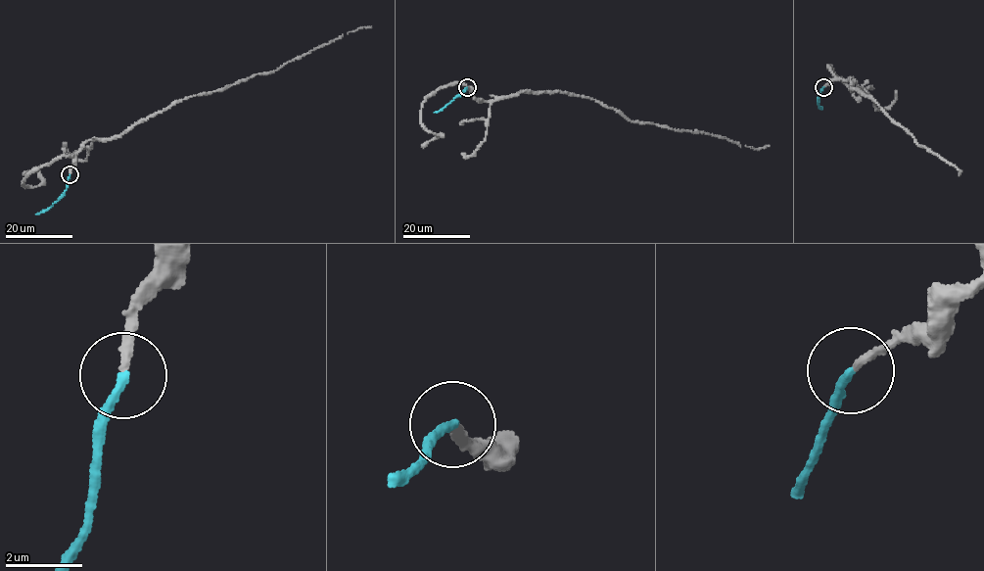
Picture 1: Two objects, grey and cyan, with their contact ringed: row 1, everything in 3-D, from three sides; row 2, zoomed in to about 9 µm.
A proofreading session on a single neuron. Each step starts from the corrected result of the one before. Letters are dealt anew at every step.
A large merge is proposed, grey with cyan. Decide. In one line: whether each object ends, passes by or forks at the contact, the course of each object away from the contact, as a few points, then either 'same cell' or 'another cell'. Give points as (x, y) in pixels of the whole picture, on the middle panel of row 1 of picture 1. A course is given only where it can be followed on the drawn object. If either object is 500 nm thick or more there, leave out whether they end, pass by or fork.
grey ends there; cyan ends there; grey runs (467, 88), (485, 101), (522, 92), (569, 93), (597, 101), (632, 120), (705, 132), (741, 146), (770, 145); cyan runs (467, 87), (434, 113); same cell

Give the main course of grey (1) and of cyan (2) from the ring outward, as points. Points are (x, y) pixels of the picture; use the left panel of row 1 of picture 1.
1: (70, 174), (75, 154), (87, 141), (118, 137), (185, 98), (276, 71), (343, 34), (371, 26)
2: (70, 174), (63, 196), (36, 214)

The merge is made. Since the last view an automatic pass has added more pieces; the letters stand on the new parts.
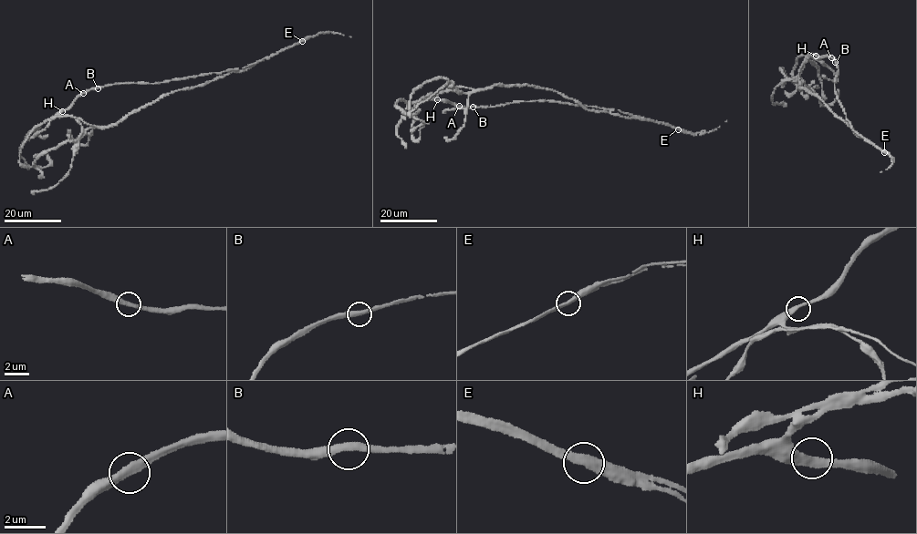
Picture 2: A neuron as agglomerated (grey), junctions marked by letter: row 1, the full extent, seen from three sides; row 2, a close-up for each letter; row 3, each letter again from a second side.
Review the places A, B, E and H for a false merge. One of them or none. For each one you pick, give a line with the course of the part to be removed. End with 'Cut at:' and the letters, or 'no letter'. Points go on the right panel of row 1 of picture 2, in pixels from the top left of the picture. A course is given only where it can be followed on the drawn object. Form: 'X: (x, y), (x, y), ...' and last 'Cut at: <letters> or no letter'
E: (884, 152), (846, 118), (835, 94), (838, 67), (832, 56), (797, 57), (792, 76), (797, 89), (785, 91)
Cut at: E

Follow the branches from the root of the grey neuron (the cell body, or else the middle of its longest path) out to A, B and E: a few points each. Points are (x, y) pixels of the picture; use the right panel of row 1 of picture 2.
A: (801, 87), (799, 70), (806, 56), (831, 57)
B: (801, 87), (799, 70), (806, 56), (816, 56), (818, 58), (827, 56), (835, 59), (835, 62)
E: (801, 87), (819, 97), (858, 137), (884, 152)

